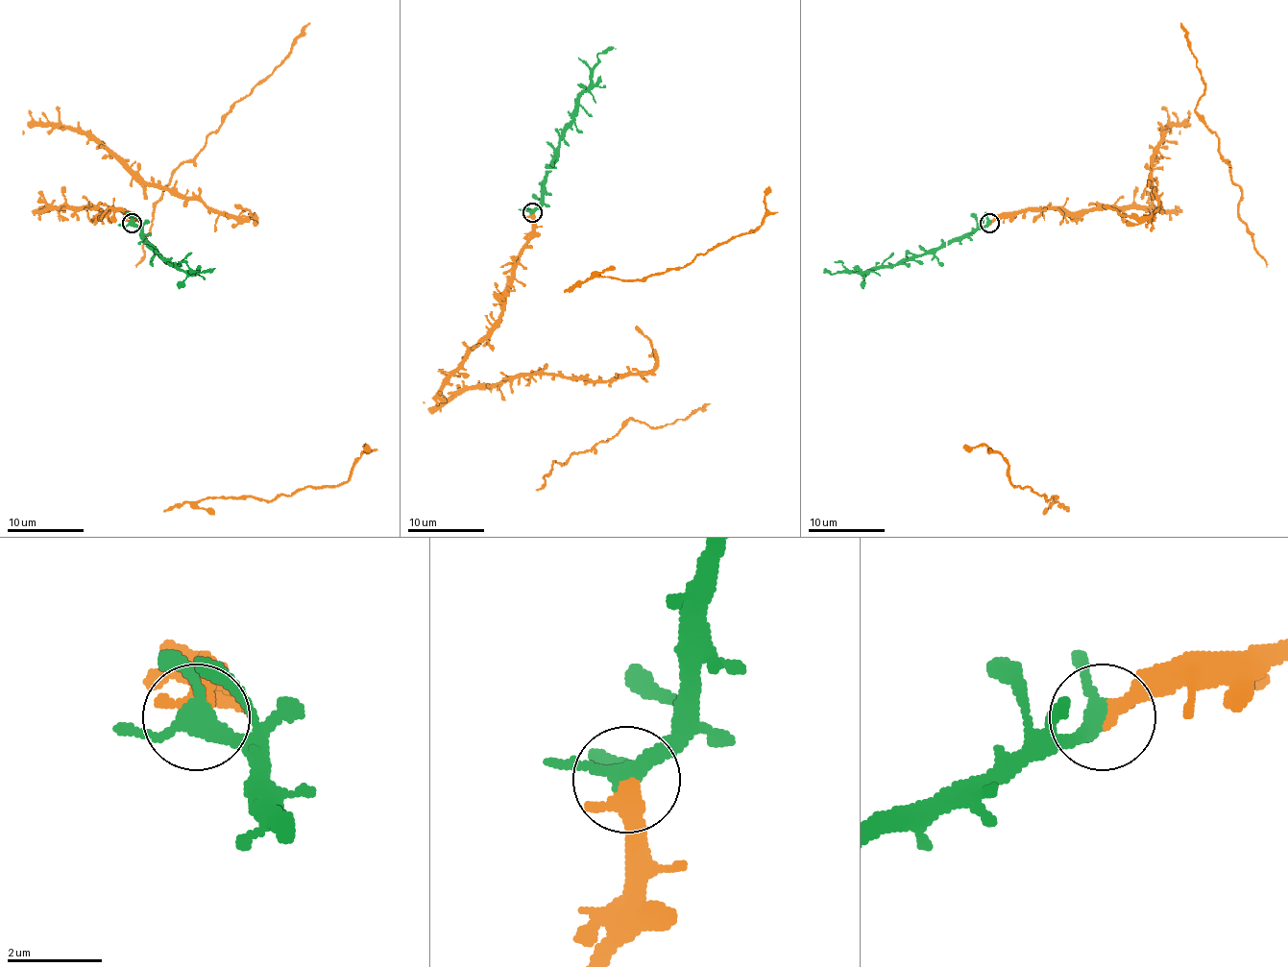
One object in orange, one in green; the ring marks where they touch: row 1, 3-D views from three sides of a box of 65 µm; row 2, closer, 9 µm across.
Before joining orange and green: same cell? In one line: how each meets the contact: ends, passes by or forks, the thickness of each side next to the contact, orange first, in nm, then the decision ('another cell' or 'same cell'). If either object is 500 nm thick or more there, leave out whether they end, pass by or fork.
orange ends | green forks | 440/320 nm | same cell

